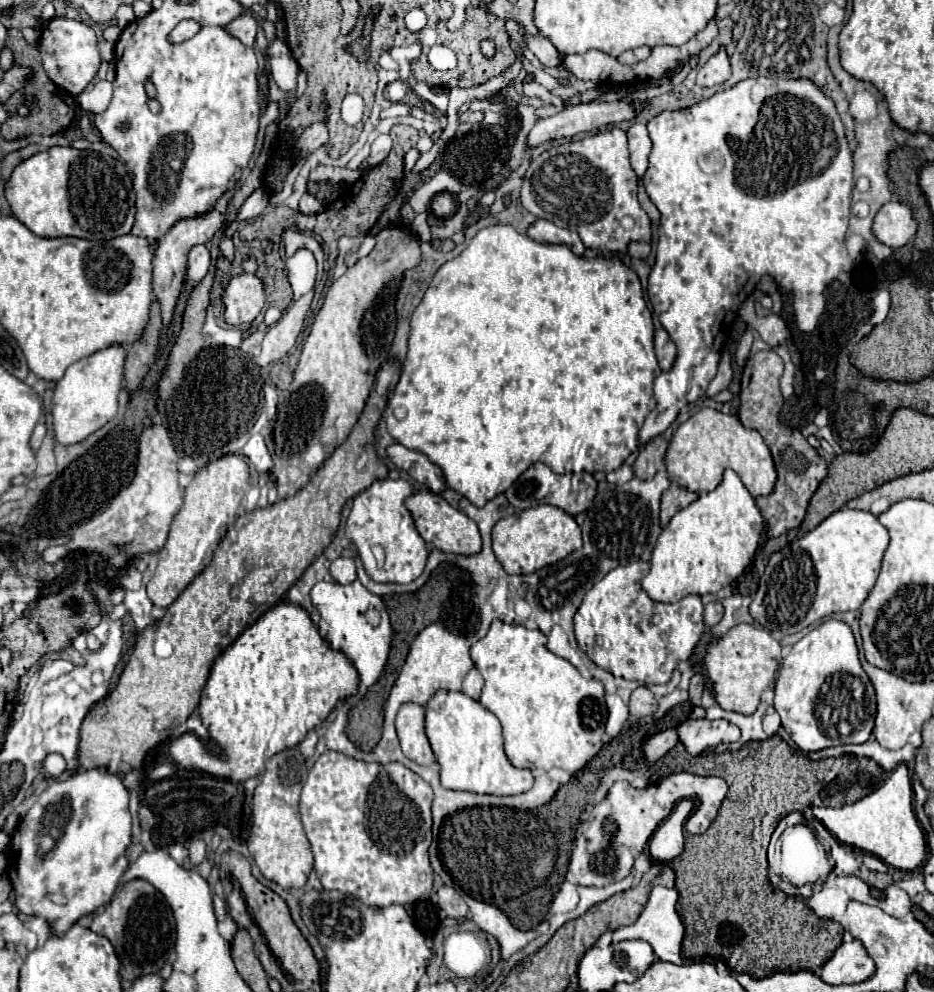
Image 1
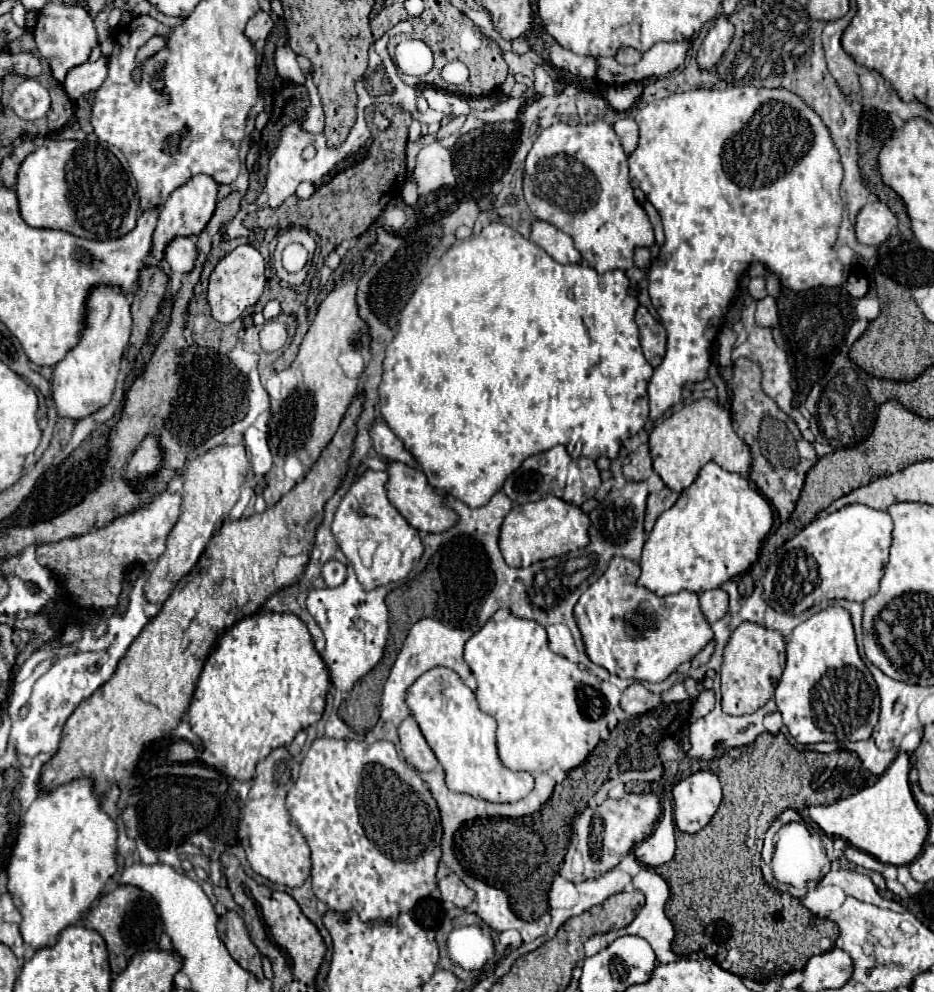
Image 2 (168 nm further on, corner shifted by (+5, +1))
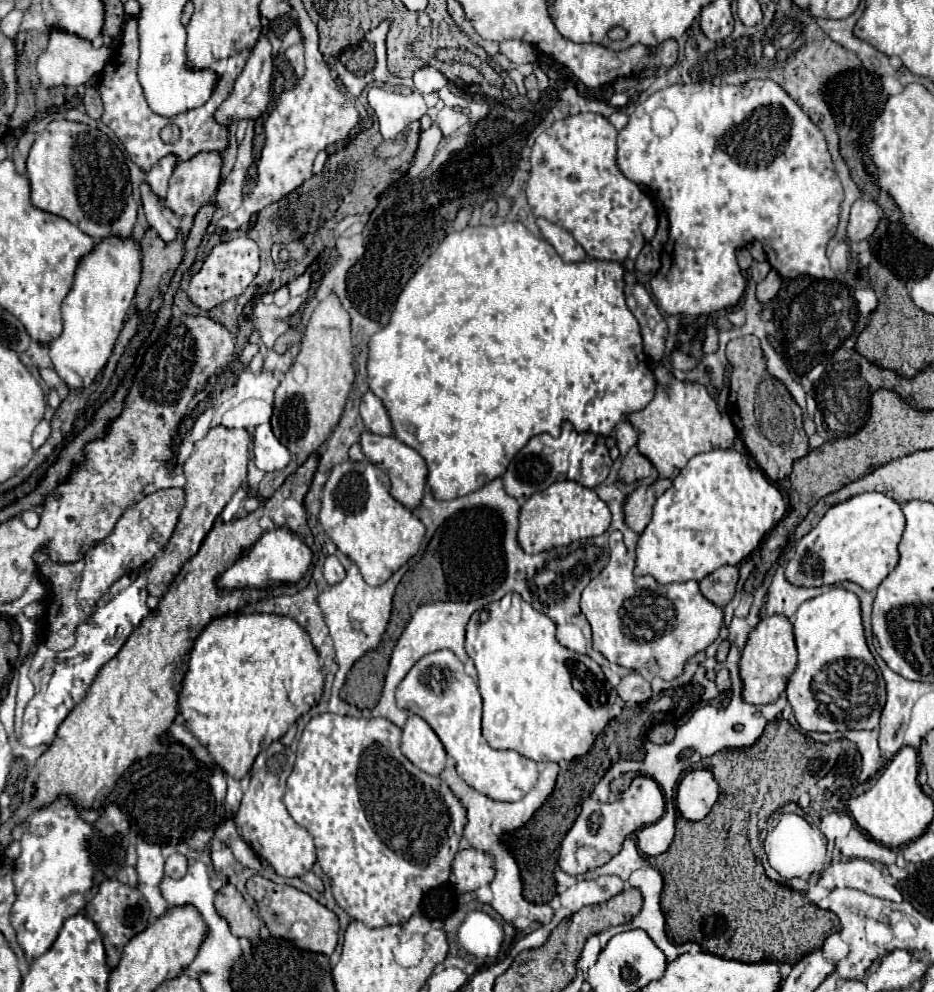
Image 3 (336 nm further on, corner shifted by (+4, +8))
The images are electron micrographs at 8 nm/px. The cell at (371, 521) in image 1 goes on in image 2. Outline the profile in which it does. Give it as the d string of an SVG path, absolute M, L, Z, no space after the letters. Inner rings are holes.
M365 470L357 478L357 482L351 484L349 492L341 500L341 504L335 512L333 526L331 526L339 548L343 550L343 554L353 564L355 574L357 574L357 578L365 590L407 578L407 574L415 568L415 564L423 556L423 544L421 544L419 532L407 524L407 520L397 512L397 508L387 498L387 488L385 488L387 480L389 480L387 472ZM369 534L379 544L377 552L373 554L371 568L367 568L359 556L359 546L365 538L369 538Z

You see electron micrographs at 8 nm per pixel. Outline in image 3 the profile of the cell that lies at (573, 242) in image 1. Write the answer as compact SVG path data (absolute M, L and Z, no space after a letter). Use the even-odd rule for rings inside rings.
M538 217L536 219L540 231L542 231L542 237L556 249L556 253L566 261L566 263L574 263L574 261L582 261L586 255L584 255L584 249L580 243L576 243L576 239L562 227Z

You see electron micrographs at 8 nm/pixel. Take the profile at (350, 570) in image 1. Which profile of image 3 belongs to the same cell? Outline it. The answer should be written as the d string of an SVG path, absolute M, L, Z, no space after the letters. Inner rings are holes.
M330 555L330 557L326 559L326 563L324 563L324 579L328 581L328 585L336 585L336 583L340 583L344 577L346 577L346 571L344 571L342 563L340 563L334 555Z

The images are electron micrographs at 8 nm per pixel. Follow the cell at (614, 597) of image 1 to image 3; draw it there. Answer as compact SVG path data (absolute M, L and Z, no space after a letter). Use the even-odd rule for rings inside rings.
M612 531L610 563L596 579L592 579L586 585L580 601L582 613L592 625L592 639L594 639L592 647L594 651L600 651L610 663L616 663L632 671L642 671L652 677L660 677L664 681L672 681L684 673L684 663L692 655L704 651L708 645L712 645L718 639L720 629L724 625L724 611L700 593L696 581L672 583L670 587L664 587L664 585L658 585L650 575L646 575L646 577L640 577L640 587L638 587L632 571L634 571L634 559L626 551L622 533Z

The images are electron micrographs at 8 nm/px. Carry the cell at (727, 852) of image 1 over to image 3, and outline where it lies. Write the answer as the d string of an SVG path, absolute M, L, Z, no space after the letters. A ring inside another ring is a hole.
M774 719L764 727L764 733L756 745L718 751L706 759L706 769L712 771L720 787L718 801L706 819L694 823L686 821L684 825L676 827L676 837L666 853L650 857L650 865L662 871L662 877L666 879L666 887L662 889L662 913L666 917L666 935L670 935L672 941L692 941L698 943L702 951L746 963L758 963L766 957L772 957L778 963L796 963L810 951L822 949L824 939L838 929L836 915L812 905L802 893L764 875L764 850L760 834L767 827L768 817L785 804L798 803L800 795L808 793L808 789L834 767L838 755L840 741L818 743L796 731L788 721Z

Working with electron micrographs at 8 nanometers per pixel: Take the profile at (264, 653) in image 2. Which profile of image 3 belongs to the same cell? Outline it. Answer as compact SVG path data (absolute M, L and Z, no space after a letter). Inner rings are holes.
M268 613L227 615L212 620L194 641L188 671L182 679L178 711L186 719L186 727L208 749L222 771L234 779L242 779L260 753L260 745L266 749L272 741L278 741L320 699L322 687L324 675L318 653L308 633L294 619Z

